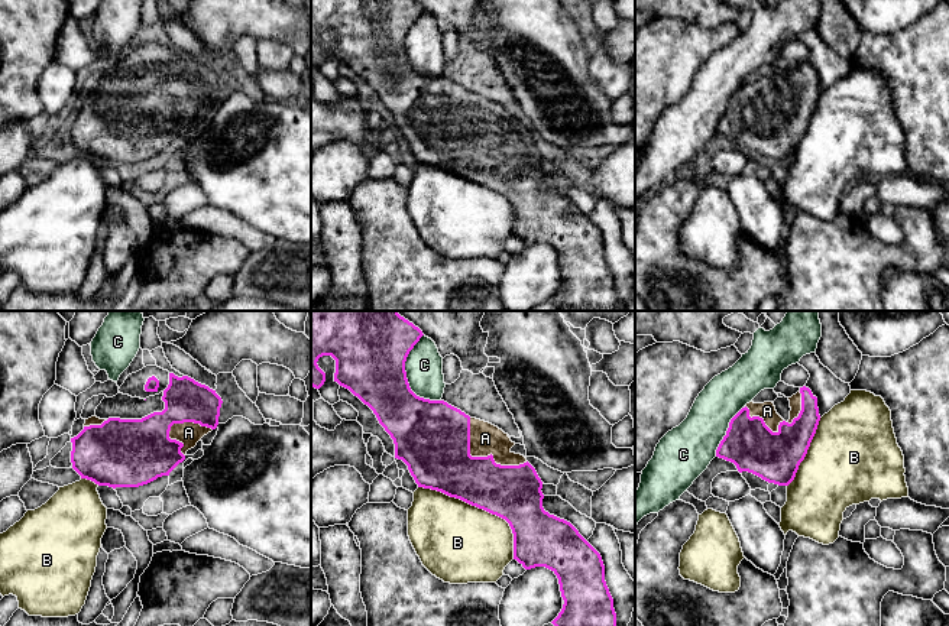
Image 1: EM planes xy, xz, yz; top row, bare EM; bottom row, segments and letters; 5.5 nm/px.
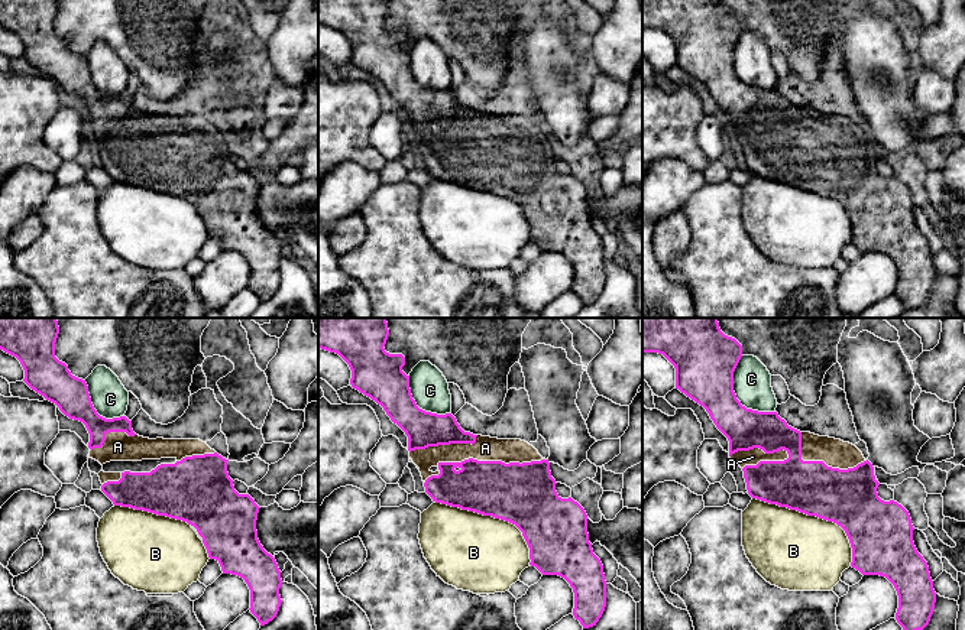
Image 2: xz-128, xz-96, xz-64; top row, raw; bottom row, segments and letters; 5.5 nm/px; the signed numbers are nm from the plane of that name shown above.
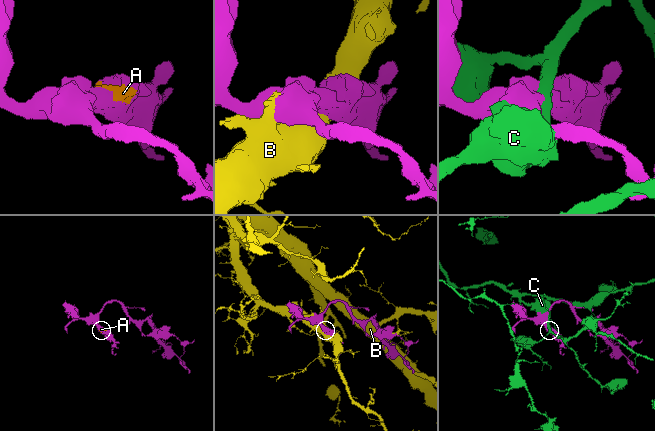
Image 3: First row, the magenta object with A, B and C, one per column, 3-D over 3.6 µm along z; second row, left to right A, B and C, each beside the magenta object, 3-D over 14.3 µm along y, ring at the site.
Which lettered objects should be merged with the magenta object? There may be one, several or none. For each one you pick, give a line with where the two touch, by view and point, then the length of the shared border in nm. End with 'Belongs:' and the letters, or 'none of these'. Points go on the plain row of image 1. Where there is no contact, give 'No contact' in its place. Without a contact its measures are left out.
A: Touches magenta at xz (482, 133). Shared border 400 nm
Belongs: A

